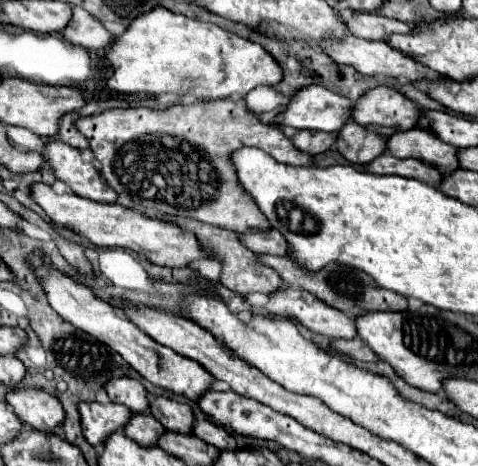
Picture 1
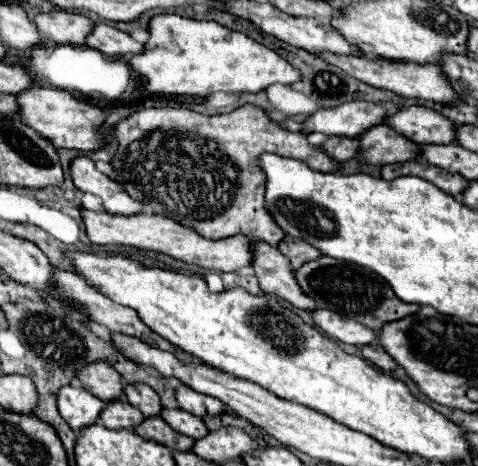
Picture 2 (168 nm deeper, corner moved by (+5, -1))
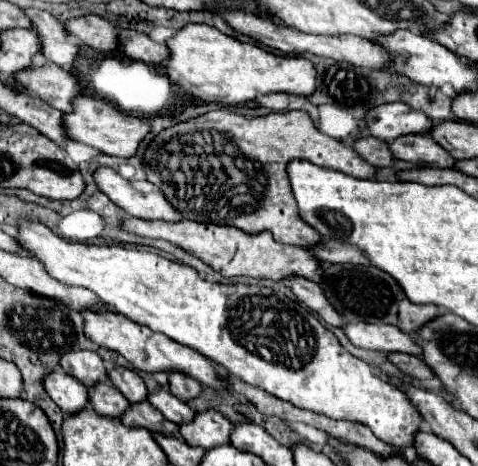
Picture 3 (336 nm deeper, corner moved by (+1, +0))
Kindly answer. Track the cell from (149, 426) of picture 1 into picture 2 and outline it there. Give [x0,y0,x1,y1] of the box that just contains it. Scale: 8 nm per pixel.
[99,398,143,430]

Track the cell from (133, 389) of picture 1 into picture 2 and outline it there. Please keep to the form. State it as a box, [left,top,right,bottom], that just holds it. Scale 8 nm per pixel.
[77,362,123,402]

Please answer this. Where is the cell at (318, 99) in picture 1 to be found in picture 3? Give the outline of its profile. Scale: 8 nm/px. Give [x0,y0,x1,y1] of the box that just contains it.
[365,103,431,141]

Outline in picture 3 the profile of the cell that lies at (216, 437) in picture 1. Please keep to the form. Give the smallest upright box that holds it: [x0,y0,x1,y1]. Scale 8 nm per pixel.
[147,389,195,425]

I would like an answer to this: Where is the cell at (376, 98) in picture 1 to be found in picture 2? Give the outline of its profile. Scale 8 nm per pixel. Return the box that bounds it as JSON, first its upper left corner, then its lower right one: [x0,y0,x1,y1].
[389,106,455,144]

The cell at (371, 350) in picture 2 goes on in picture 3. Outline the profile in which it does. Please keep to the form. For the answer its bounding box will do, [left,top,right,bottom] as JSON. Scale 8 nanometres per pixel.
[387,353,433,379]

